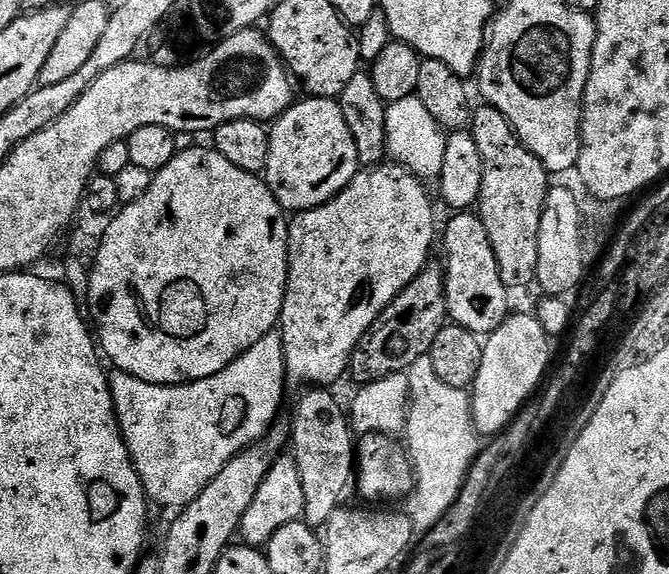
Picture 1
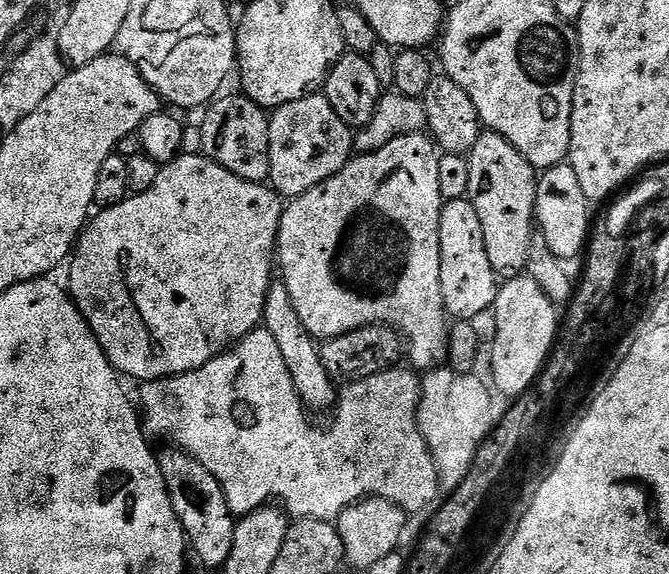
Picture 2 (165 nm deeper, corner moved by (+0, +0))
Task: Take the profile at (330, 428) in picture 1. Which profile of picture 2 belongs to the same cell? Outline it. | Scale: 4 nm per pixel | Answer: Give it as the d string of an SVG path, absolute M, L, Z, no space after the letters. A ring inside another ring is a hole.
M273 283L268 289L268 296L264 299L262 326L270 334L270 338L274 338L274 342L278 344L282 362L286 362L286 370L290 374L294 390L305 409L313 413L320 412L323 408L331 409L338 396L337 385L328 377L322 366L317 341L309 336L298 314L294 314L294 306L283 283Z

